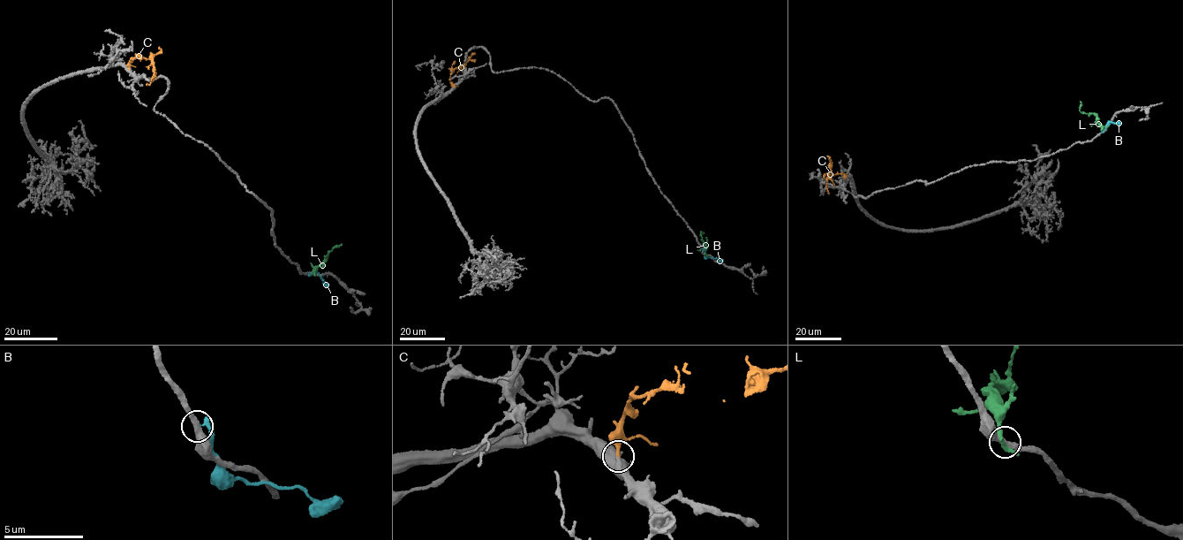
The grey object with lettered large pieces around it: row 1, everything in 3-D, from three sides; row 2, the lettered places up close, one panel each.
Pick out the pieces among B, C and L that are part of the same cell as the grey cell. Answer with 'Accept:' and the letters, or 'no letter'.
Accept: C

